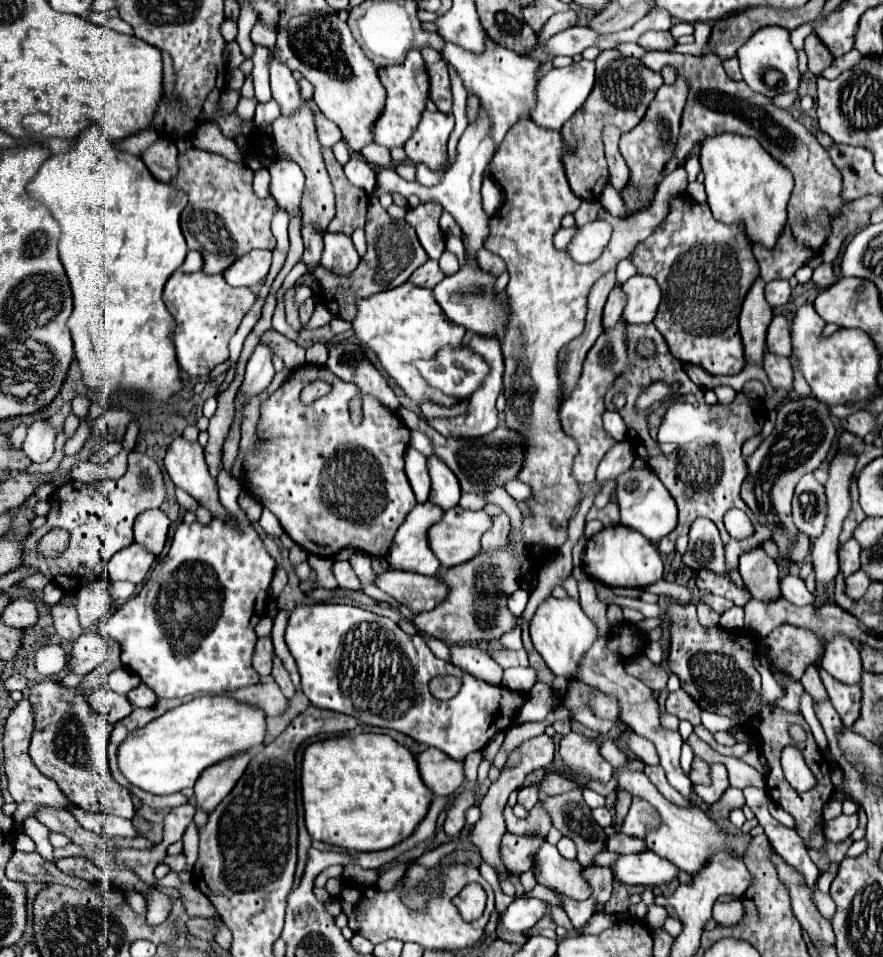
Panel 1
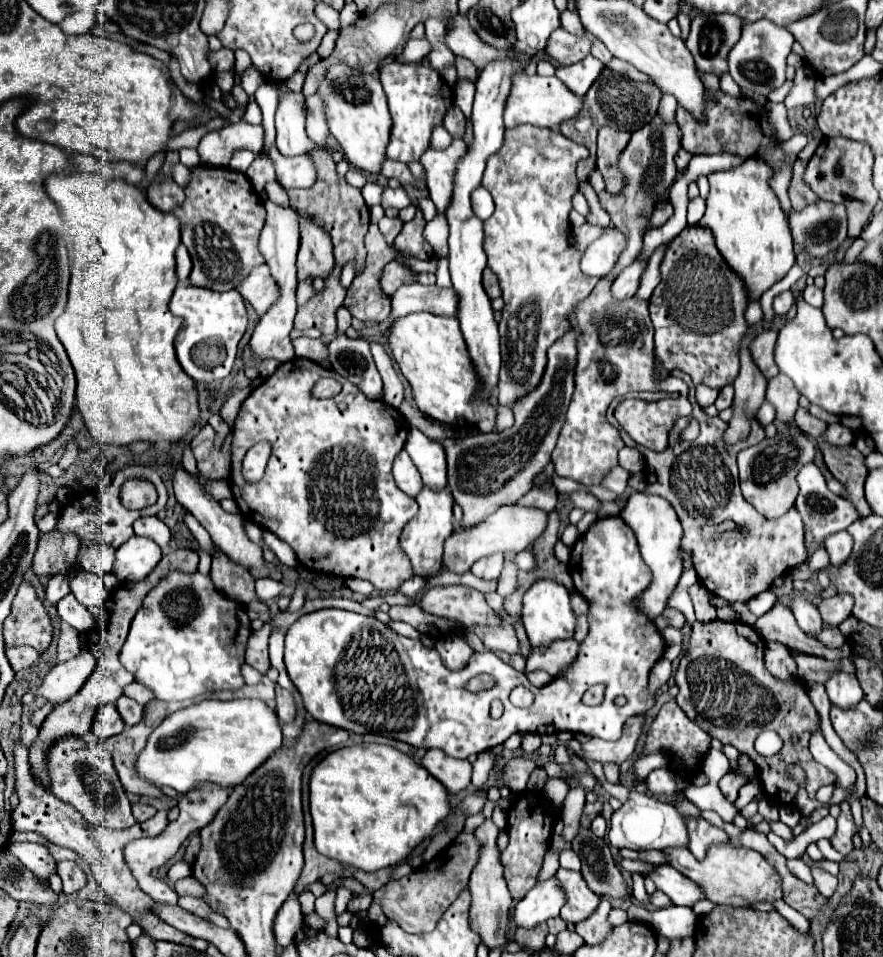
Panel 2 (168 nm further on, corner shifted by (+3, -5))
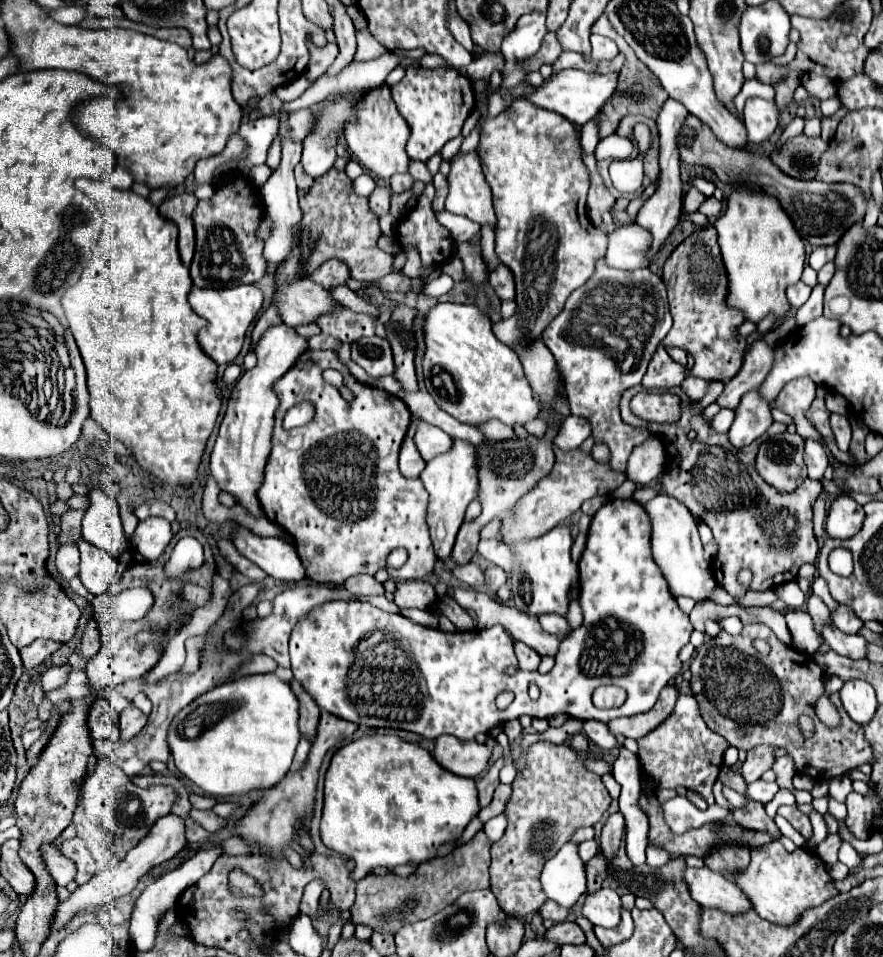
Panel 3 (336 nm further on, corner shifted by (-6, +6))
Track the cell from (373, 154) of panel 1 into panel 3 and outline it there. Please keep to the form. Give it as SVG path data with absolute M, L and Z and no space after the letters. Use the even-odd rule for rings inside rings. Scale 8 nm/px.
M411 161L411 163L409 163L409 173L411 173L411 175L413 175L413 179L417 179L417 181L423 181L423 183L429 183L429 181L431 181L429 171L427 171L425 163Z

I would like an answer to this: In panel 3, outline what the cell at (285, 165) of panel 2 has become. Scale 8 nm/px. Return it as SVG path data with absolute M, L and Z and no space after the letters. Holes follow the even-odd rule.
M333 101L317 117L315 129L303 143L301 165L307 175L321 177L335 163L335 143L339 139L339 131L355 119L353 101Z

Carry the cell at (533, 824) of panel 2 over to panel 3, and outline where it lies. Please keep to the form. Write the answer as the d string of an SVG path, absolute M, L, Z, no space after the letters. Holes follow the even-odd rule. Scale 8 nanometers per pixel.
M537 741L535 745L529 747L527 769L515 777L513 795L505 807L509 825L503 837L491 847L491 867L489 867L491 891L495 893L503 911L513 913L517 917L537 913L545 901L545 895L539 887L539 875L541 875L543 863L551 859L569 841L569 837L573 835L577 827L595 825L601 819L601 815L607 811L611 797L607 789L603 787L601 777L583 769L583 761L587 757L589 755L575 753L569 745L555 745L551 741Z

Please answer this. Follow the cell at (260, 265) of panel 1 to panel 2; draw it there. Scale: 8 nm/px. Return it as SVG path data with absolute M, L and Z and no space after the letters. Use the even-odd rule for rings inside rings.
M264 264L256 266L236 290L252 304L258 316L266 314L266 310L270 310L270 306L274 306L274 302L278 300L278 284Z

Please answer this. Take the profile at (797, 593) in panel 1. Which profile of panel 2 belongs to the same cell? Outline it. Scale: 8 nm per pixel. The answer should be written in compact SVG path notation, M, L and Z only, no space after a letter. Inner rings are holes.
M794 594L790 600L790 608L792 608L802 632L806 632L810 636L818 636L818 630L822 630L822 620L820 620L818 610L812 606L810 598L804 594Z

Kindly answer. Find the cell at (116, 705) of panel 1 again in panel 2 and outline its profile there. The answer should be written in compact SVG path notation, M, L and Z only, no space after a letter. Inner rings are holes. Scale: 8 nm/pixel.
M102 704L94 716L94 724L92 724L92 732L102 740L110 740L112 736L120 734L124 730L124 722L116 710L114 704Z

